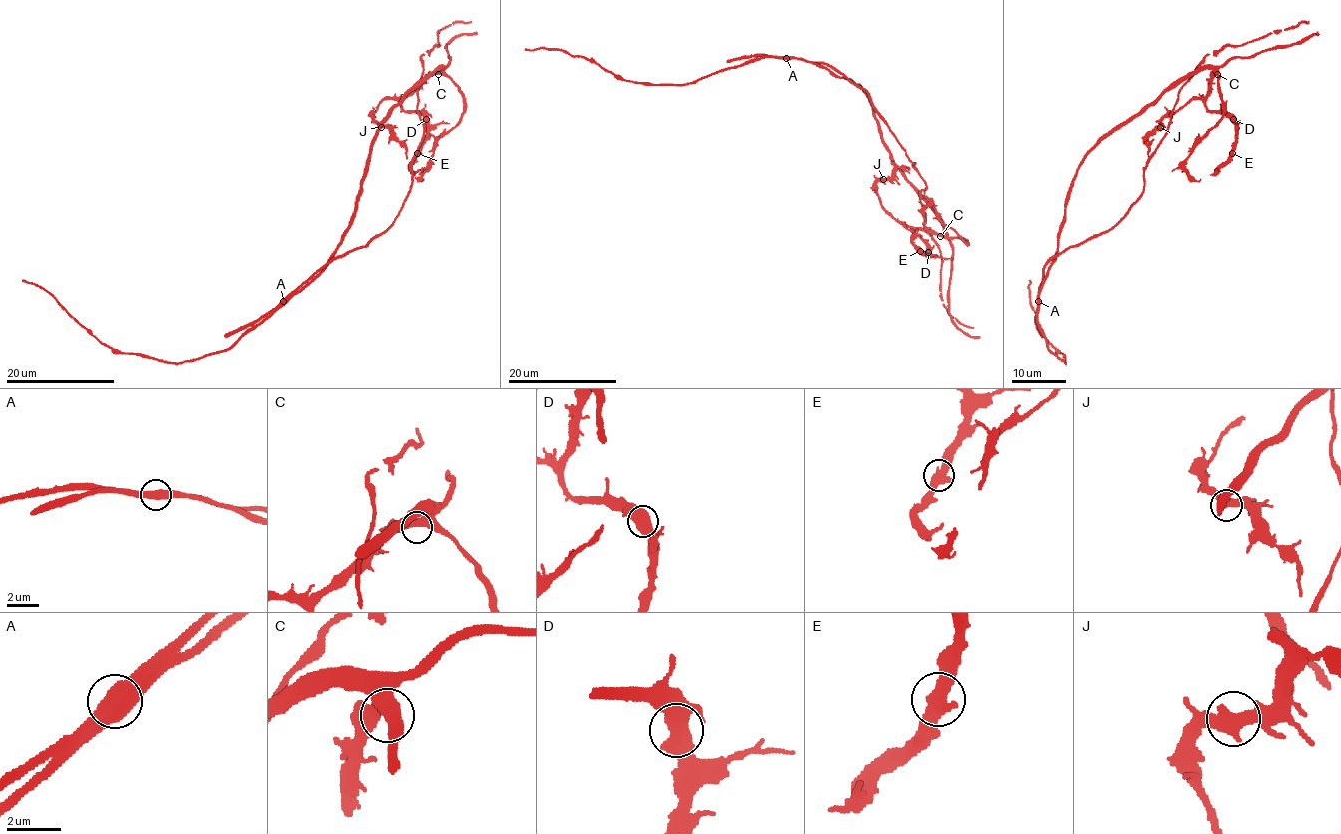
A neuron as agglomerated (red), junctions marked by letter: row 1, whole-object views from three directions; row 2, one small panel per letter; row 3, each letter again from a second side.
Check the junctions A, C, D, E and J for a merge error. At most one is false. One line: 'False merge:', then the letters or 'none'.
False merge: A

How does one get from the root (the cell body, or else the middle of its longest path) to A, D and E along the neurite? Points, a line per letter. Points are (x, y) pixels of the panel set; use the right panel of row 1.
A: (1058, 250), (1039, 287), (1038, 302)
D: (1058, 250), (1058, 230), (1080, 162), (1167, 90), (1202, 69), (1213, 69), (1206, 106), (1233, 119)
E: (1058, 250), (1080, 162), (1202, 69), (1214, 70), (1206, 106), (1236, 127), (1232, 153)

